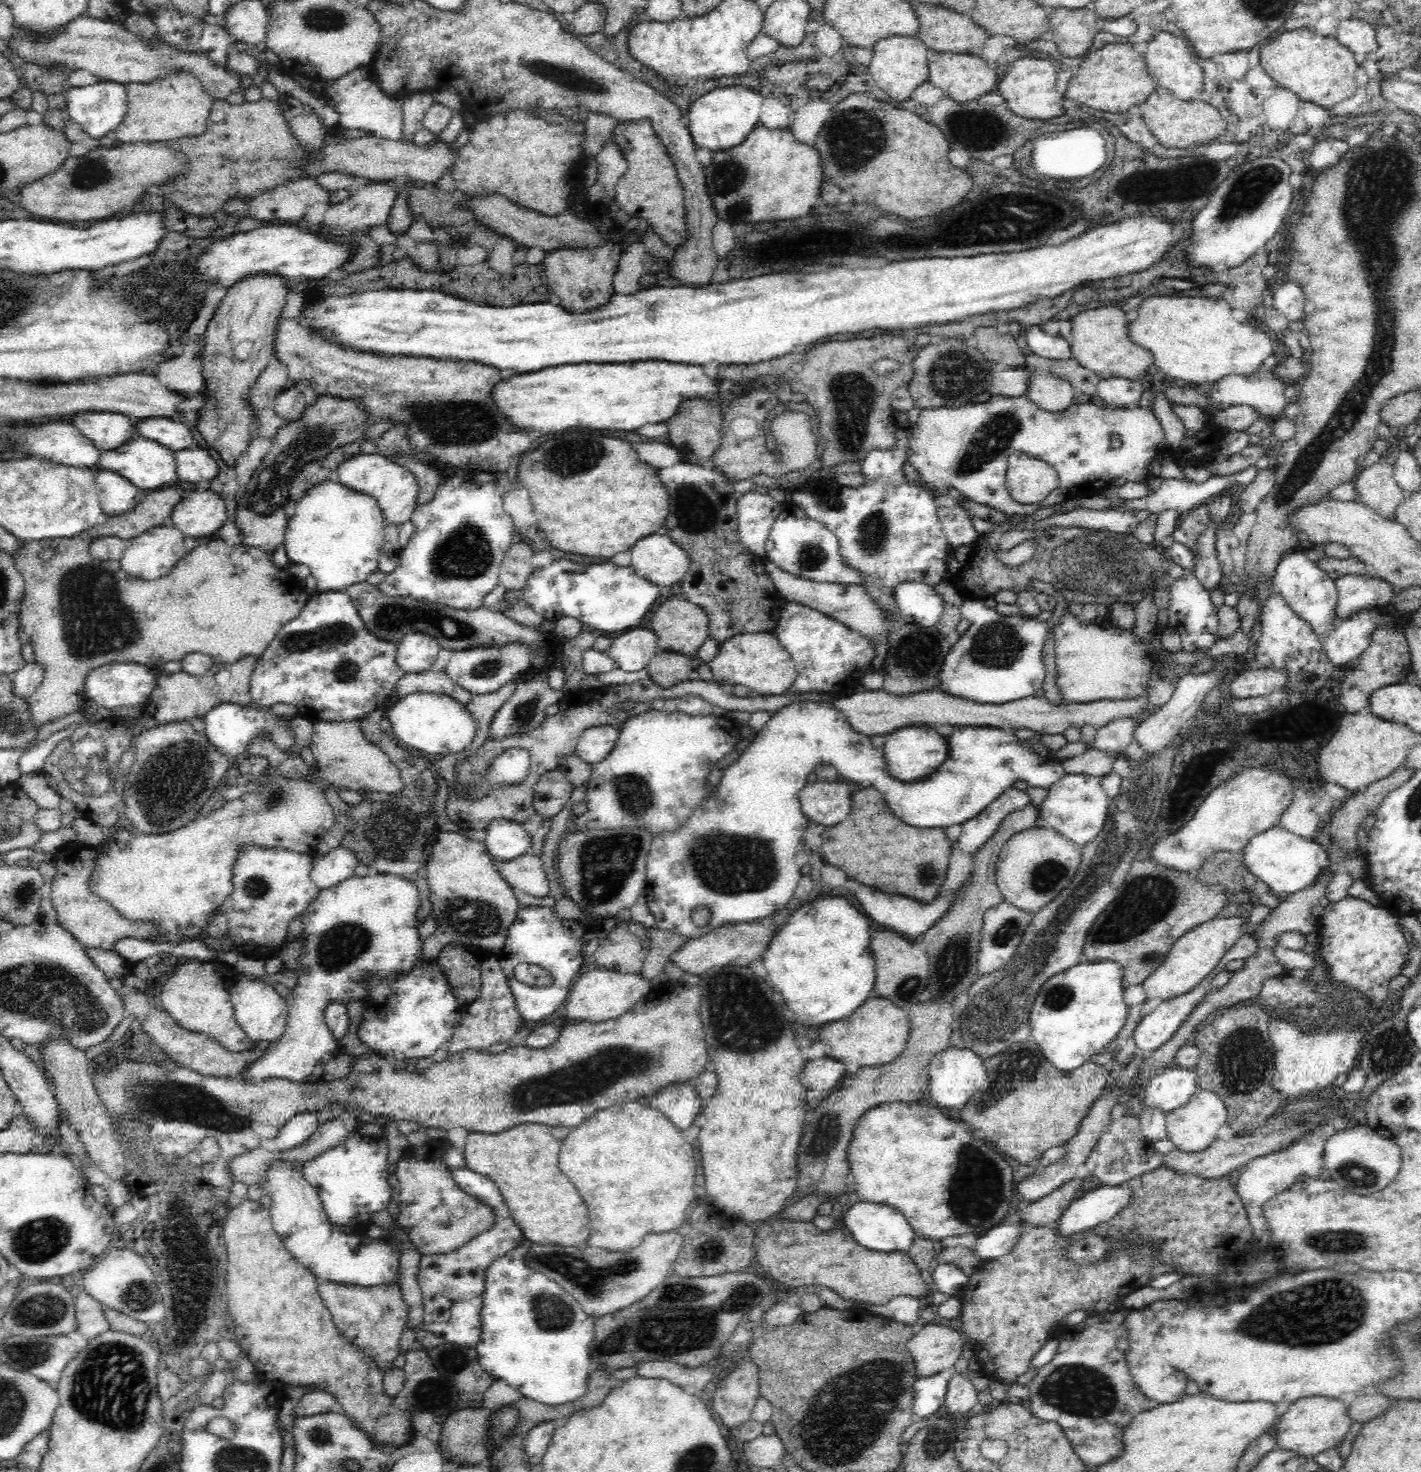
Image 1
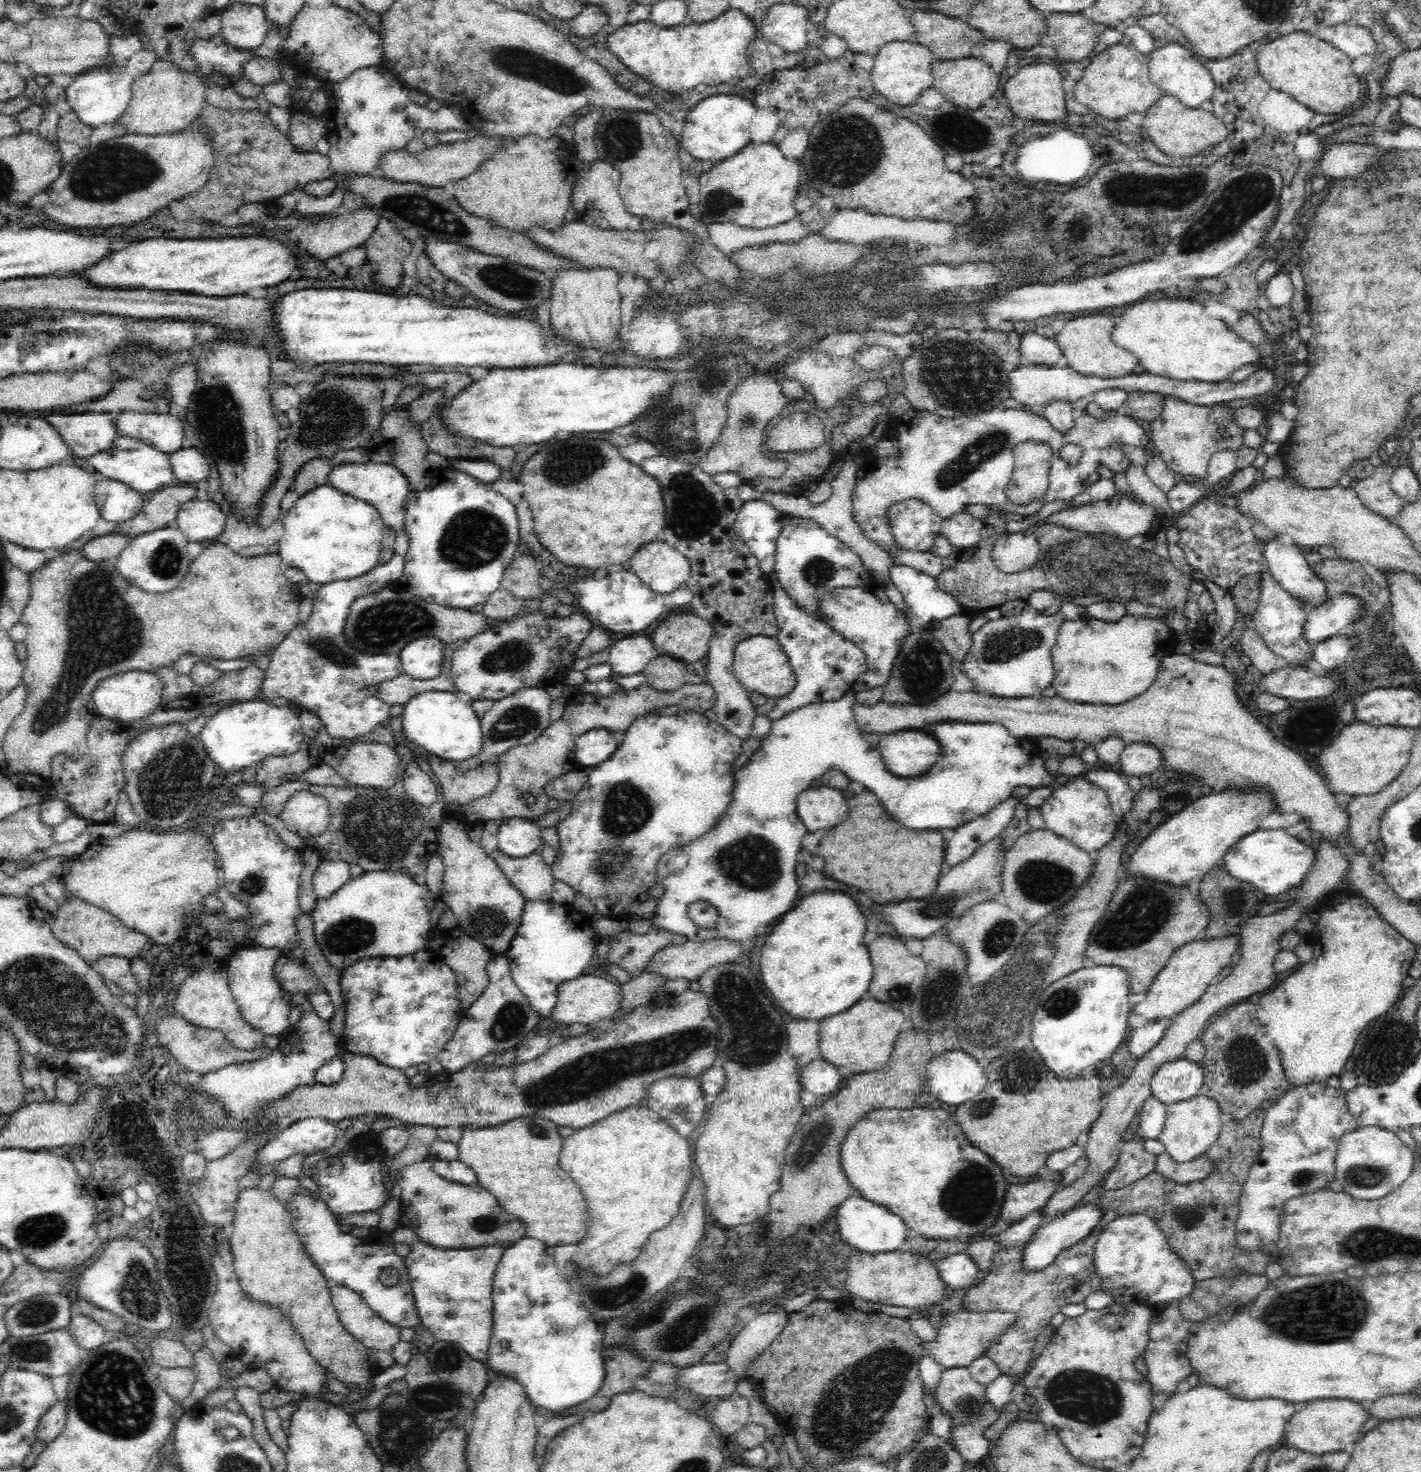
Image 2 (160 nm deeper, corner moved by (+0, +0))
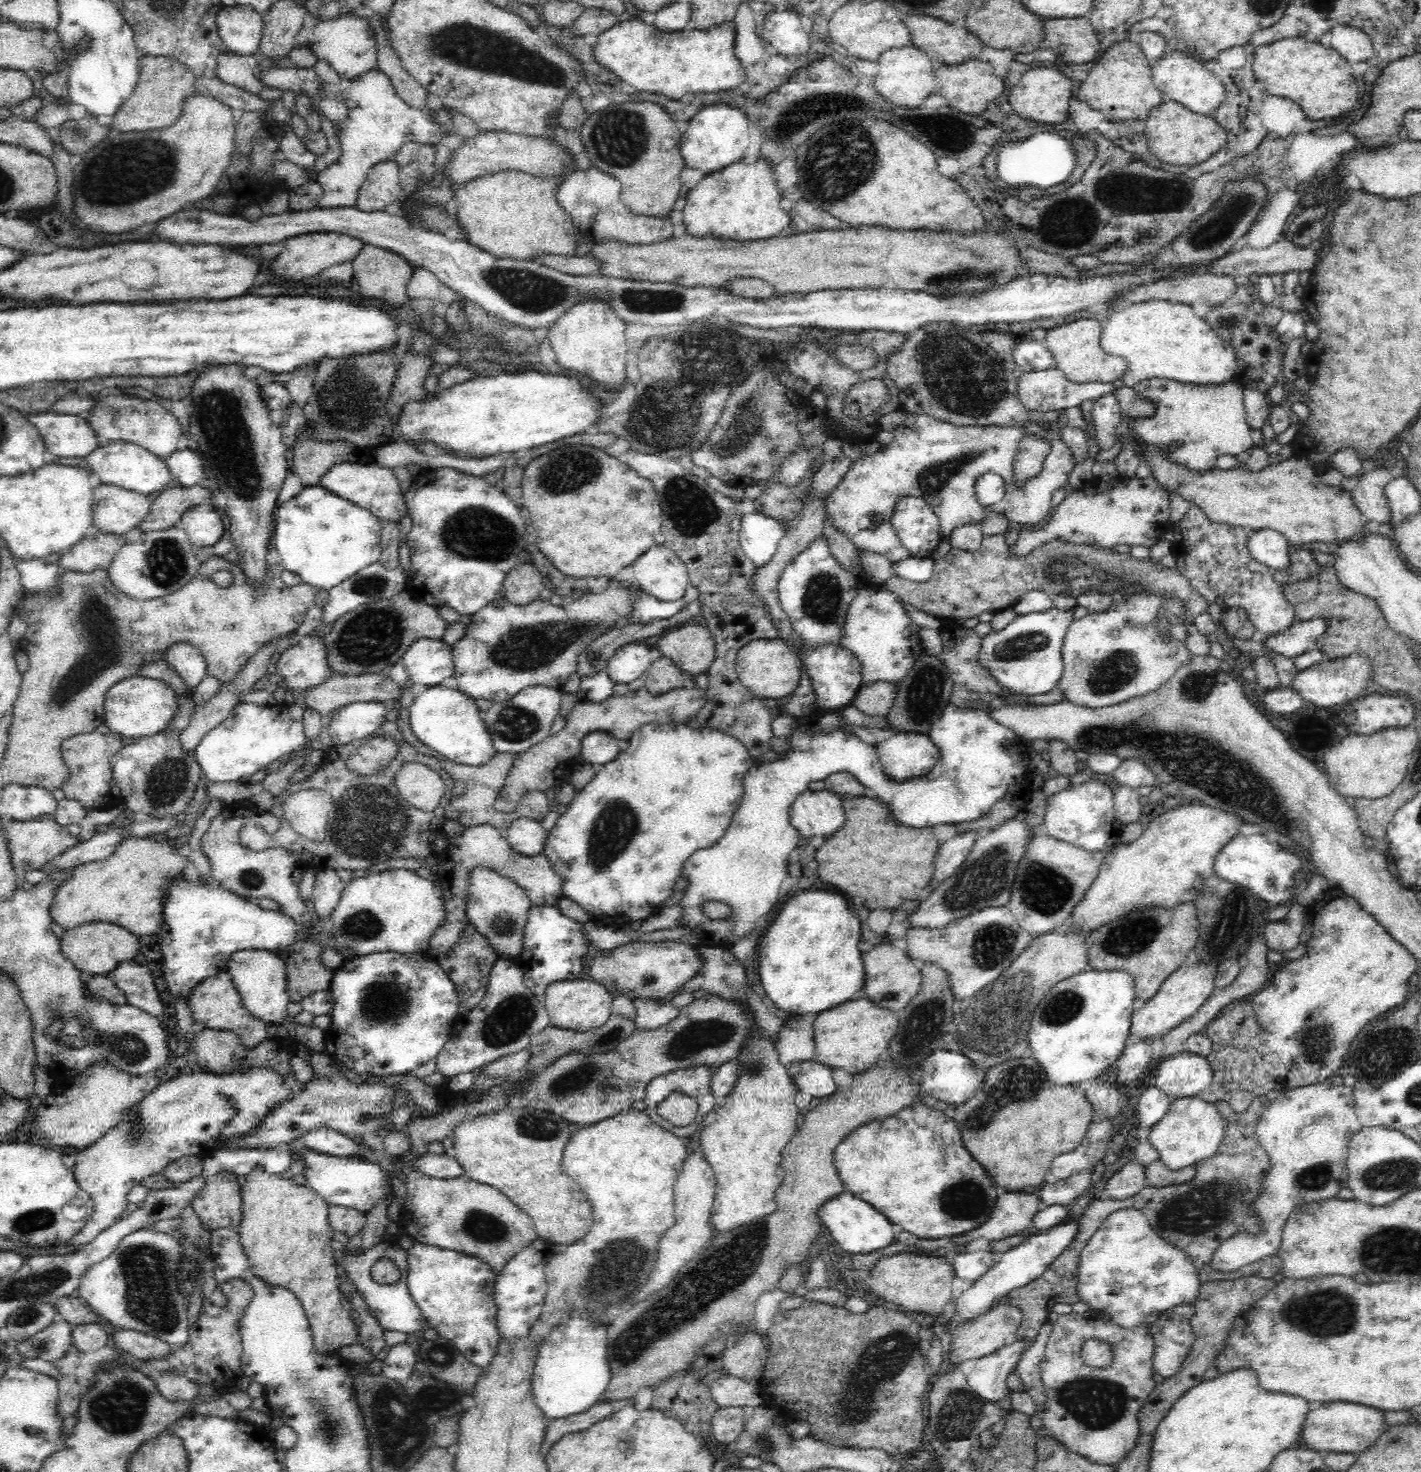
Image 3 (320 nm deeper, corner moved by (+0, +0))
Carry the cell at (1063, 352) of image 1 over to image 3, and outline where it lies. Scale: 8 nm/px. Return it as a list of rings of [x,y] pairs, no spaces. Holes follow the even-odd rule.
[[[1016,341],[1011,363],[1019,374],[1048,370],[1053,362],[1052,354],[1044,343]]]

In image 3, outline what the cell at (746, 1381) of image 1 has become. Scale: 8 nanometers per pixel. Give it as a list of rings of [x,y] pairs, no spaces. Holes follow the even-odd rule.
[[[742,1407],[718,1409],[712,1414],[710,1422],[714,1440],[721,1445],[736,1442],[742,1432],[744,1421]]]

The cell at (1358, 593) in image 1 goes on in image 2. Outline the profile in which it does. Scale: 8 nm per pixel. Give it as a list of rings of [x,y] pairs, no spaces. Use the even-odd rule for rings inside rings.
[[[1338,595],[1324,601],[1319,607],[1310,609],[1305,622],[1305,641],[1313,646],[1334,635],[1353,630],[1352,622],[1360,614],[1360,603],[1356,597]]]

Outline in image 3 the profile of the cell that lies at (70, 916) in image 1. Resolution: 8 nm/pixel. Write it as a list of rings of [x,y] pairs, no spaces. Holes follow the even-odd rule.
[[[109,922],[82,923],[80,926],[64,931],[59,941],[60,950],[77,970],[93,975],[108,976],[122,962],[134,961],[138,954],[138,938],[131,931]]]

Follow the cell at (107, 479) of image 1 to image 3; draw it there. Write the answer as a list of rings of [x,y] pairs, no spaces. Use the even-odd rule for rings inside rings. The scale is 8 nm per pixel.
[[[101,484],[95,488],[94,492],[94,514],[92,516],[92,524],[98,531],[104,534],[124,535],[139,528],[139,523],[150,512],[152,497],[144,494],[136,494],[130,490],[124,490],[118,486],[111,484]]]

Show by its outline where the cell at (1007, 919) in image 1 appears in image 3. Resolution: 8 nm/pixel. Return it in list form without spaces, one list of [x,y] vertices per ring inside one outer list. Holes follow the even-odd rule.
[[[1008,905],[991,906],[950,921],[941,929],[910,928],[905,935],[906,954],[922,963],[934,963],[945,970],[956,1000],[974,996],[994,982],[1030,946],[1034,937],[1014,918]]]

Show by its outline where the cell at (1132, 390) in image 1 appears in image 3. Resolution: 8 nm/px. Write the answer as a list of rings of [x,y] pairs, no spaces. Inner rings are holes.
[[[1113,393],[1102,395],[1095,400],[1090,410],[1091,424],[1095,430],[1094,441],[1100,452],[1110,450],[1116,444],[1116,426],[1124,414]]]

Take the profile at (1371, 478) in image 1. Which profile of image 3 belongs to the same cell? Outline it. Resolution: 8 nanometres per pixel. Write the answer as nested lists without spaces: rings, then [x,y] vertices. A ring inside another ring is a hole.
[[[1384,468],[1373,469],[1368,473],[1362,474],[1358,485],[1350,492],[1350,497],[1358,507],[1358,511],[1368,521],[1376,524],[1389,522],[1390,511],[1388,511],[1384,490],[1386,484],[1393,477]]]

